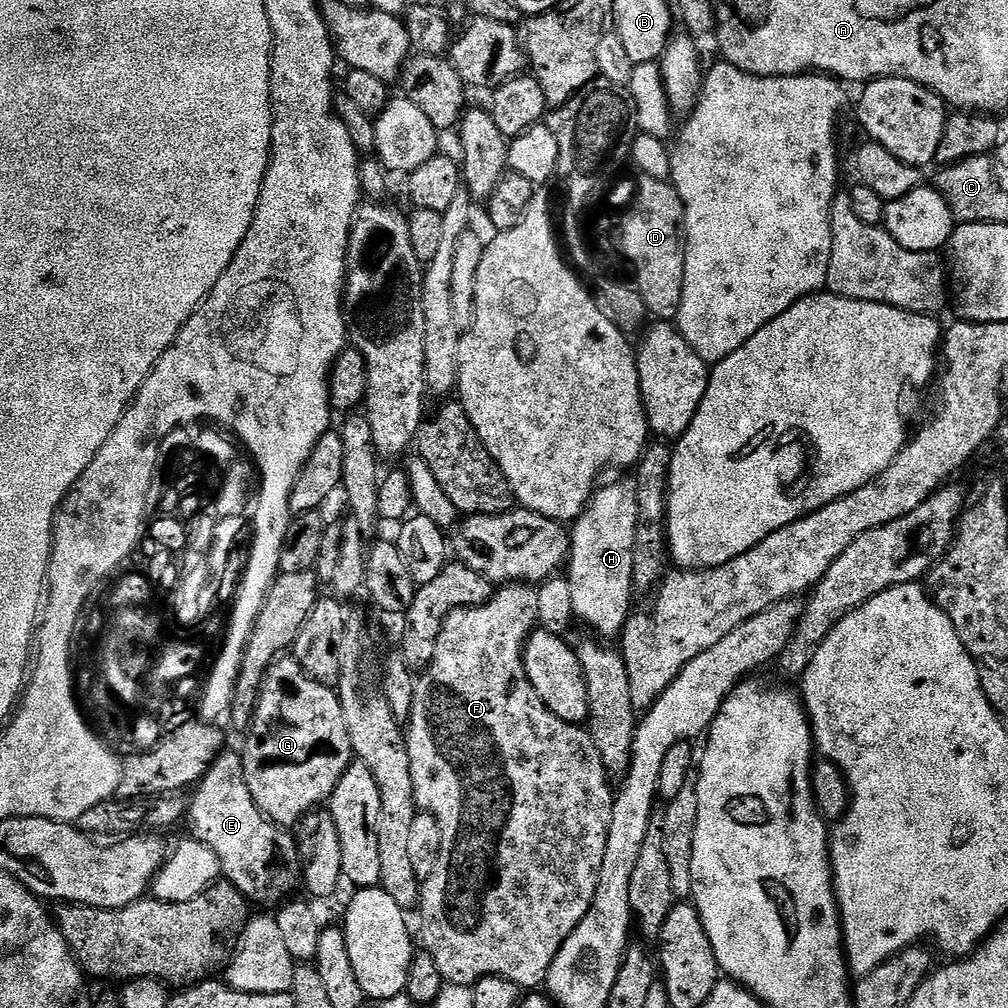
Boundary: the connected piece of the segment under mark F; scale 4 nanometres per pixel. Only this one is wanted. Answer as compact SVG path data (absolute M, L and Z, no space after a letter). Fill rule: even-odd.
M509 582L503 586L497 587L492 593L492 599L488 600L482 606L477 608L459 608L456 612L451 612L444 619L444 629L440 631L440 637L436 643L434 650L434 658L427 668L419 673L416 689L414 690L414 706L410 718L406 722L406 739L408 742L408 753L410 754L410 778L414 778L414 798L419 811L428 812L440 824L442 830L442 850L438 854L438 866L434 866L434 874L430 874L430 878L423 881L420 890L420 902L418 905L418 913L420 912L420 936L424 939L422 948L429 952L431 958L437 963L438 970L441 971L443 979L448 984L463 984L471 986L479 982L487 976L501 976L510 982L514 982L522 990L536 990L536 988L545 983L548 978L548 971L554 962L554 958L558 958L558 950L562 950L562 946L566 942L566 938L570 938L570 934L582 922L582 918L586 918L586 914L590 910L590 906L594 902L594 894L598 890L598 882L602 874L602 858L606 854L606 838L610 834L610 822L612 821L612 801L614 799L614 788L608 785L610 774L604 768L602 758L598 754L598 750L594 746L592 736L589 734L587 727L579 724L571 724L562 718L558 718L558 714L554 714L542 702L542 698L538 698L538 694L534 690L534 686L527 679L526 670L524 669L524 642L537 631L539 618L538 614L538 598L539 594L533 585L523 582Z

